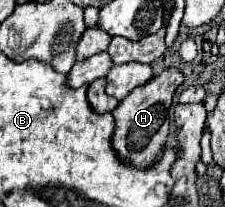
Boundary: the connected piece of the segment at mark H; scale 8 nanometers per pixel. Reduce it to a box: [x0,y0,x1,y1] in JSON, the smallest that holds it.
[113,67,183,167]

